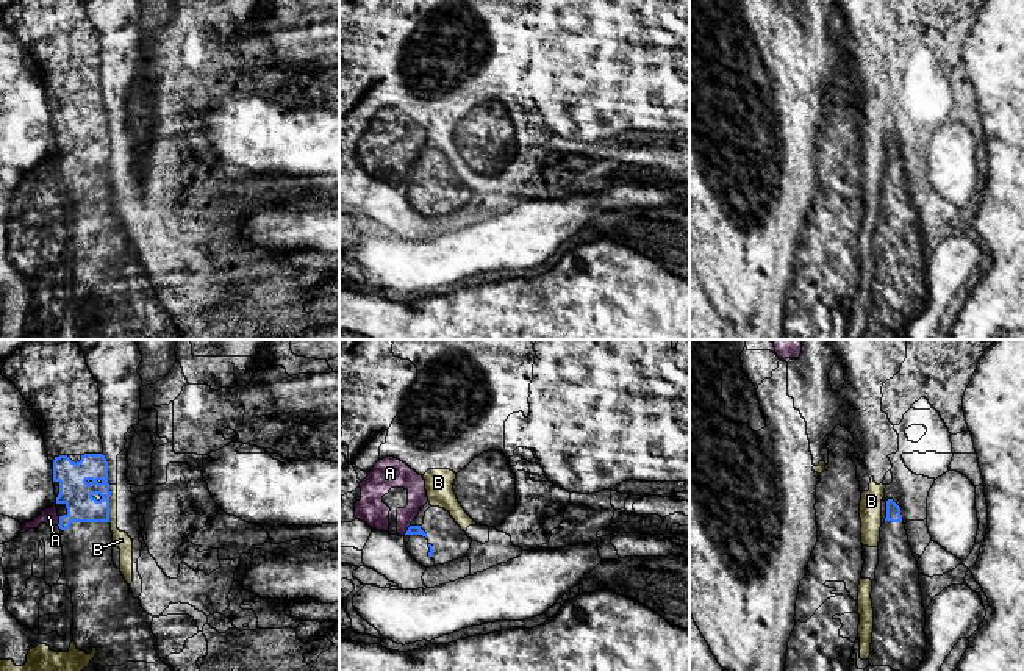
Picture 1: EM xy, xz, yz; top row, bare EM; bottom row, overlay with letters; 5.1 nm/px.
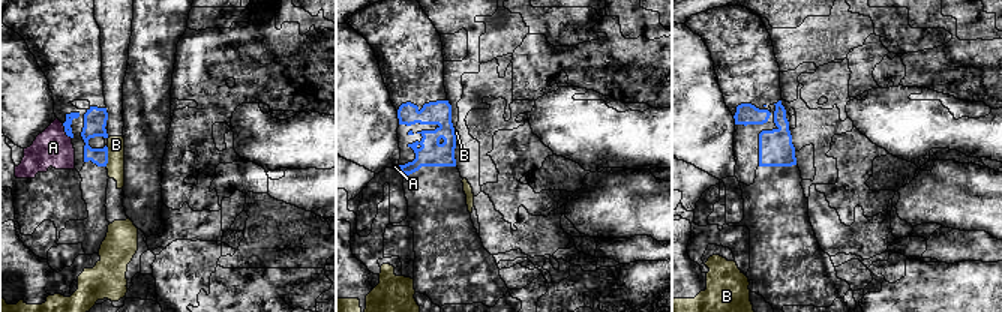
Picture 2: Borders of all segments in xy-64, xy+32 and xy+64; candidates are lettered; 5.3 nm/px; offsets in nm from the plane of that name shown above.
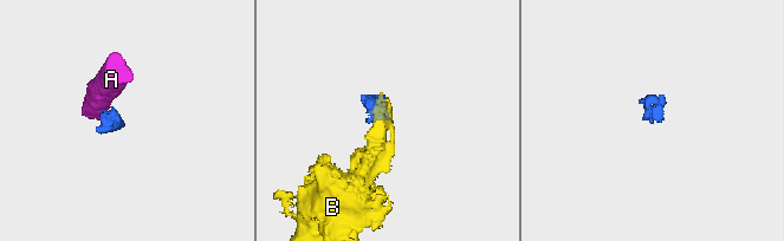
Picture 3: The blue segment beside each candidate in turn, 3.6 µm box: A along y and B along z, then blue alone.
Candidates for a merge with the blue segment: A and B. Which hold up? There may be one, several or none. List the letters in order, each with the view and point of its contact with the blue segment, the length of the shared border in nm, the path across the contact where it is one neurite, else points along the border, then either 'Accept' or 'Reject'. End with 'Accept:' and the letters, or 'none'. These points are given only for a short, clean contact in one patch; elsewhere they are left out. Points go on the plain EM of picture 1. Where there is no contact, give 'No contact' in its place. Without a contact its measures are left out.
A: Touches blue at xz (408, 179). Shared border 70 nm. Reject
B: Touches blue at xy (108, 154). Shared border 190 nm. Boundary: xy (108, 135), (110, 171). Reject
Accept: none

